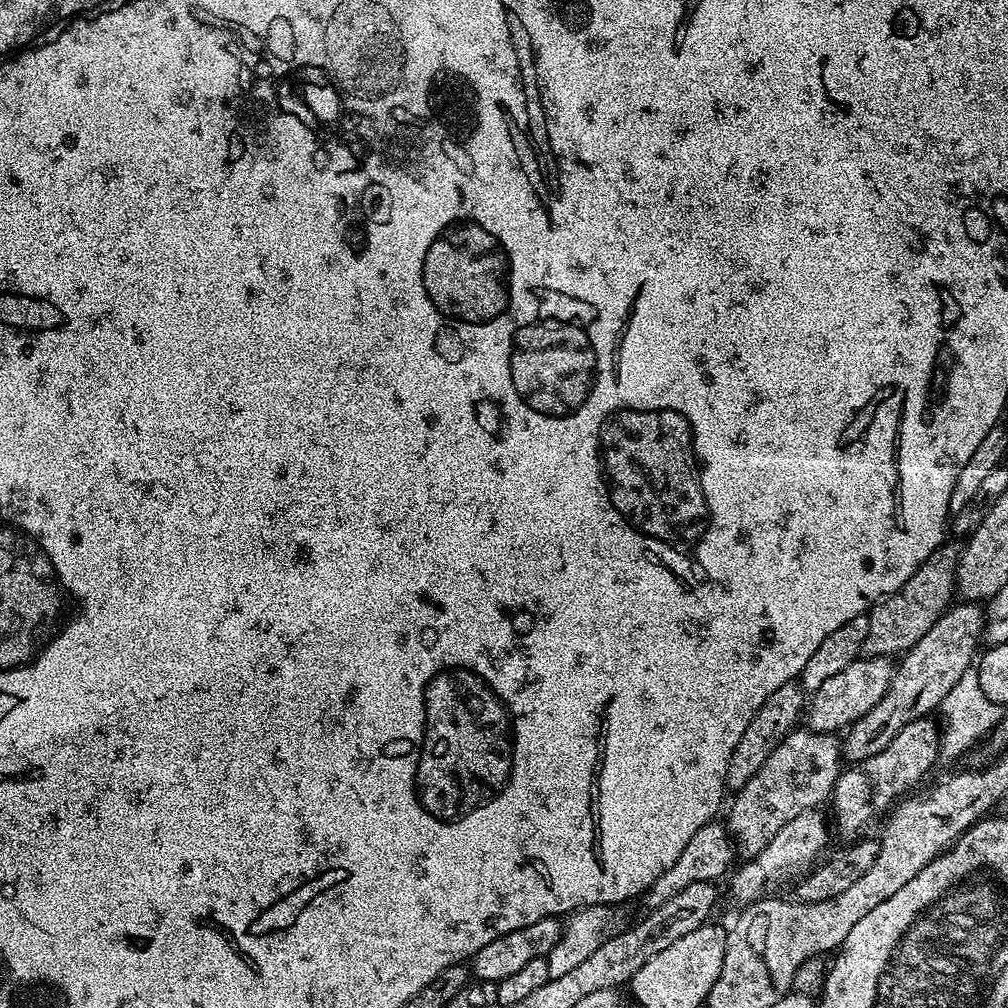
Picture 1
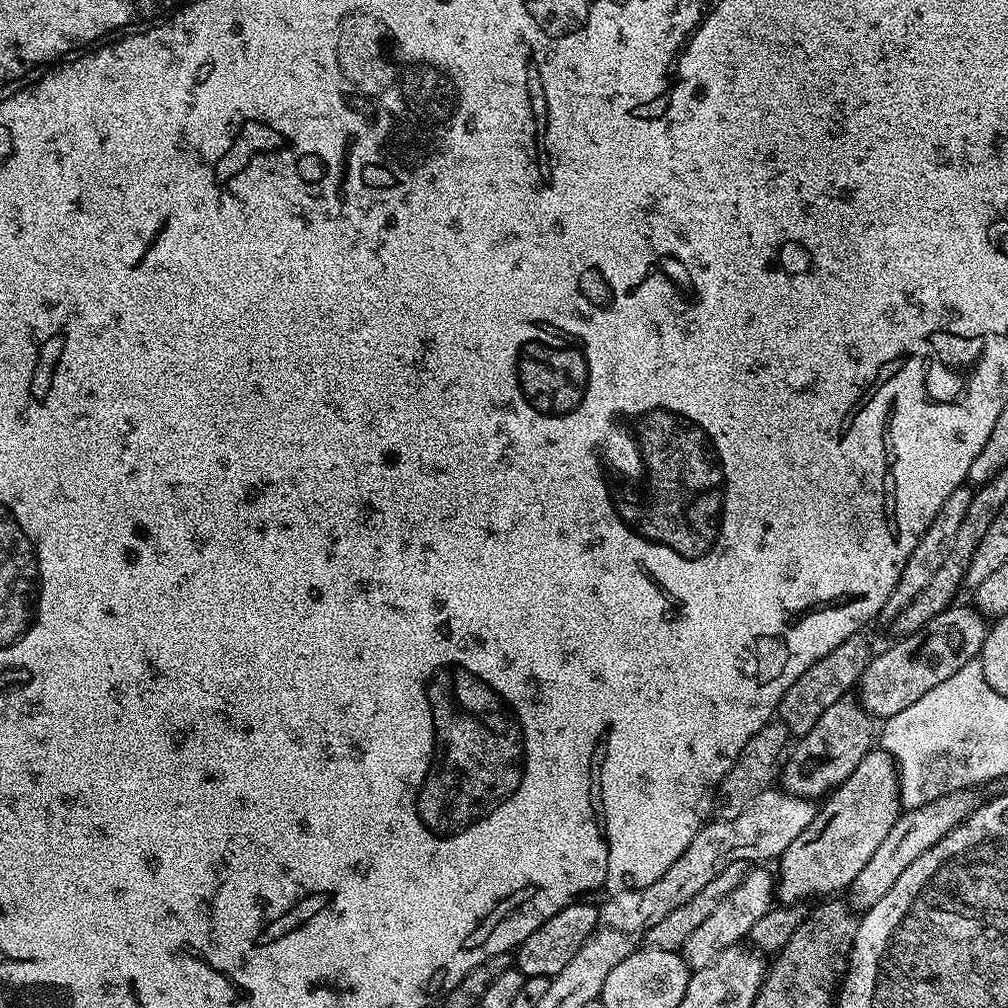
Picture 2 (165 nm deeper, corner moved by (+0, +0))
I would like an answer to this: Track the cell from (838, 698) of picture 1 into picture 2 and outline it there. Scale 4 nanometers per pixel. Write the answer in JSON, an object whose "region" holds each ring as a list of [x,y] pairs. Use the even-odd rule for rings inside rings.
{"region":[[[953,606],[935,616],[914,634],[897,639],[885,652],[877,651],[866,666],[858,685],[858,701],[873,718],[886,721],[906,706],[918,702],[922,694],[946,682],[966,662],[977,659],[990,624],[975,607]]]}

